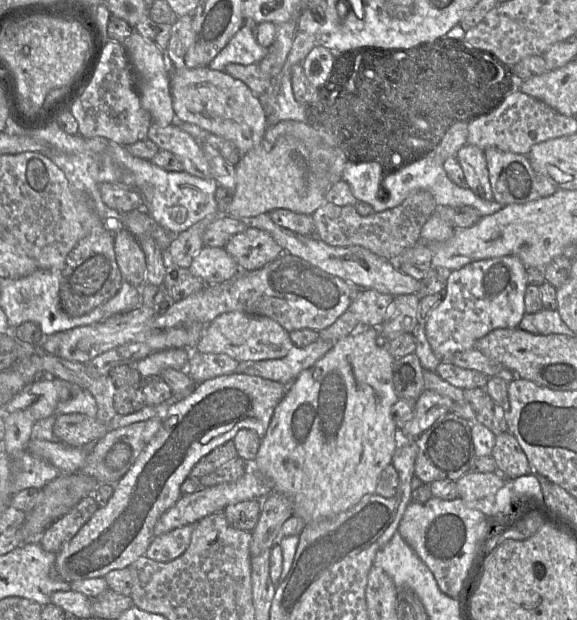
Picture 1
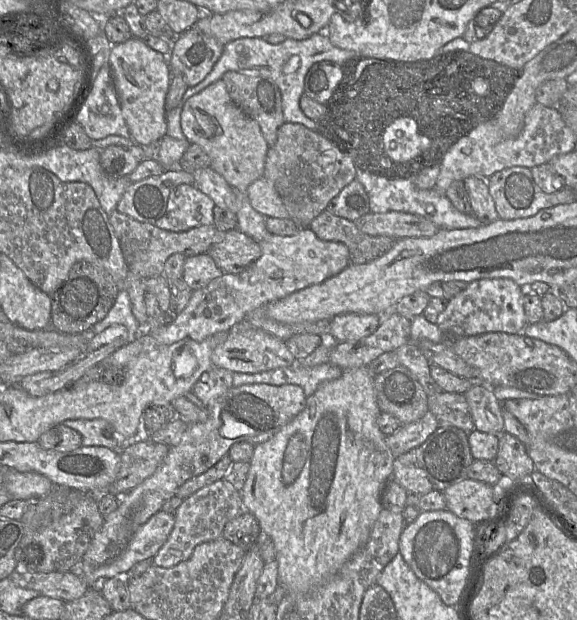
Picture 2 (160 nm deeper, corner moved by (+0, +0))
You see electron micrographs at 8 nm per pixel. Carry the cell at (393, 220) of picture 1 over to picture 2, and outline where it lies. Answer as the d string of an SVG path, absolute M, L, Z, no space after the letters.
M327 210L320 213L308 228L321 240L344 244L349 250L350 264L373 261L388 252L396 242L387 236L362 233L353 221L335 216Z

